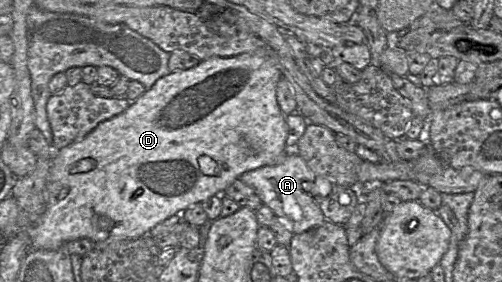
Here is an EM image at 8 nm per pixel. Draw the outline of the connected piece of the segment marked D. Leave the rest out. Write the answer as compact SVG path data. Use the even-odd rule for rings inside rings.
M243 53L233 57L210 57L188 70L173 71L159 78L154 85L147 89L140 97L131 102L122 113L102 121L82 139L75 141L58 151L54 151L45 188L46 210L41 218L24 229L28 232L32 249L57 250L65 243L81 238L93 242L104 241L108 238L142 238L150 230L167 218L183 213L187 208L196 203L202 203L214 195L222 195L243 173L255 170L262 166L273 166L281 163L290 150L286 145L287 125L286 115L281 111L277 102L276 87L283 77L282 72L273 56L265 54ZM202 155L210 156L219 167L216 176L204 175L199 167L198 159ZM142 190L142 194L135 197L135 191Z

